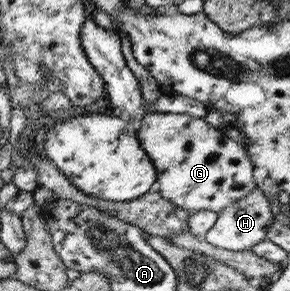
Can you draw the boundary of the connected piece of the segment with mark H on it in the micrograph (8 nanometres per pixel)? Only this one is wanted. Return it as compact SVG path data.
M253 189L244 198L220 212L220 218L205 232L205 241L227 251L248 251L251 246L265 239L267 228L274 222L272 216L262 191Z

